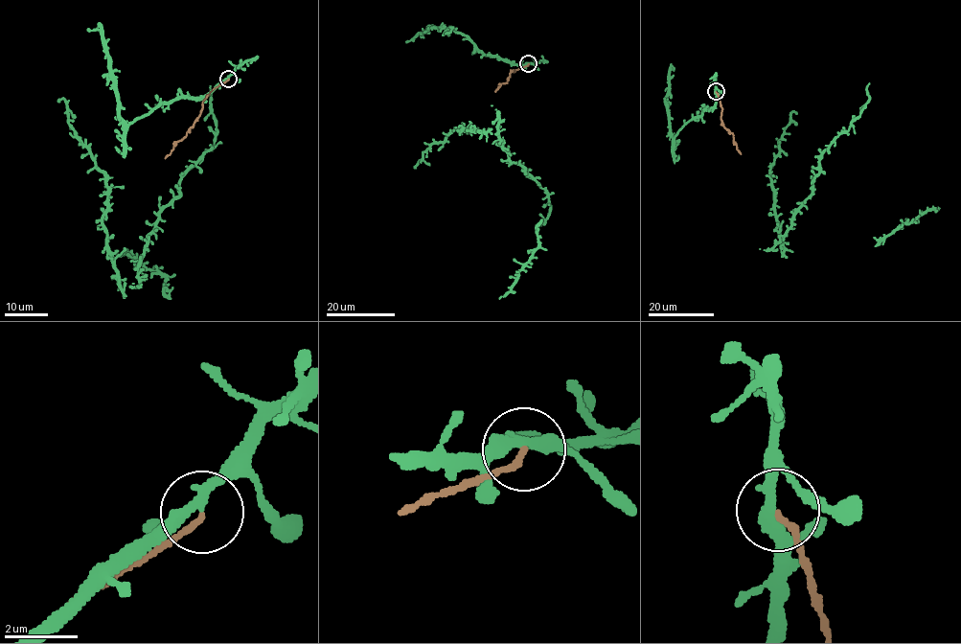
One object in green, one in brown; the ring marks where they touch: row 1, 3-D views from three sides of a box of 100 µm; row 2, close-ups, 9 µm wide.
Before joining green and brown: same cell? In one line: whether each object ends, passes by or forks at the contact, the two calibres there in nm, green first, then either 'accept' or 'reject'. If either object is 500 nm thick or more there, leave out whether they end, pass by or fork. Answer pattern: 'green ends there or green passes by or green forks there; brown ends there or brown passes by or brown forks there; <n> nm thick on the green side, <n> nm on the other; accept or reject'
green passes by; brown ends there; 280 nm thick on the green side, 140 nm on the other; reject

